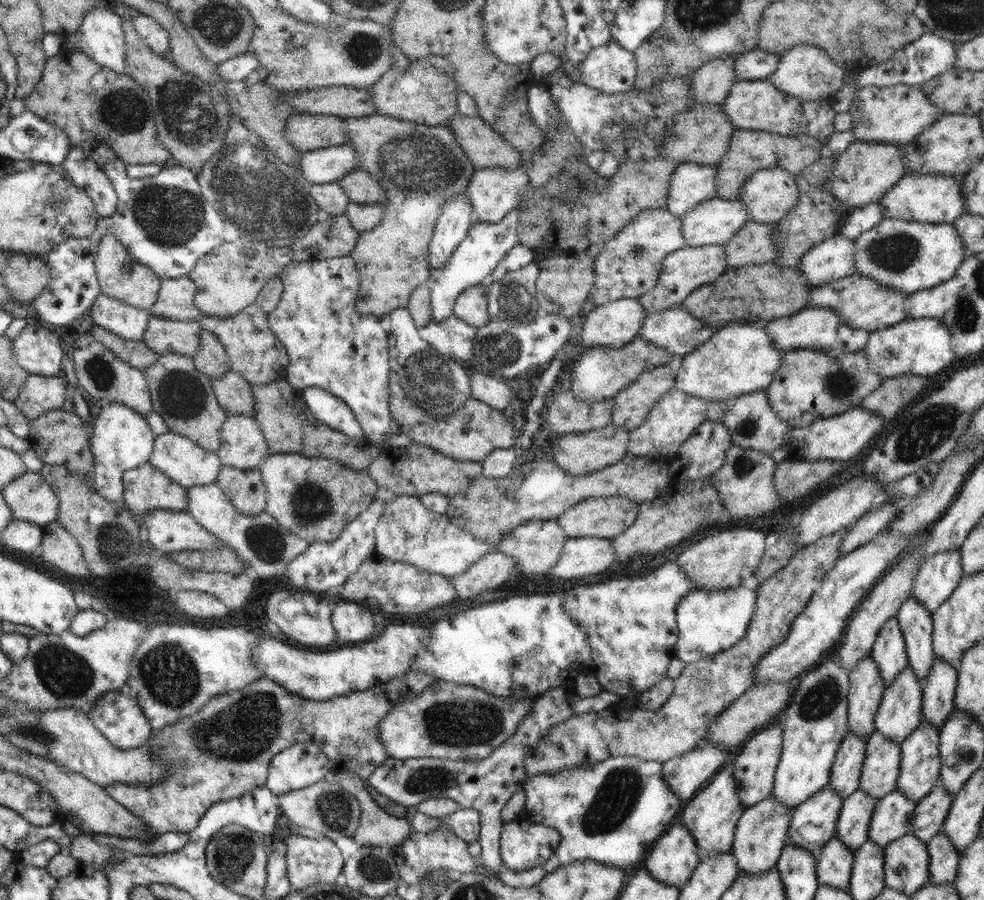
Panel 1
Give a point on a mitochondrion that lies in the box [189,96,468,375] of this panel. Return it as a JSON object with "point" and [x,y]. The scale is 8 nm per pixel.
{"point":[254,188]}

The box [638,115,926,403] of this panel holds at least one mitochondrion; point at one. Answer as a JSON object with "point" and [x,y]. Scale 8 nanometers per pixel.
{"point":[893,253]}

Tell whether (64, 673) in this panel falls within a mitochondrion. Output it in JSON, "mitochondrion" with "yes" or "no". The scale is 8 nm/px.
{"mitochondrion":"yes"}

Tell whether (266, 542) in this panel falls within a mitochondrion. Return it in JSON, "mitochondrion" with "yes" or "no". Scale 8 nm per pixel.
{"mitochondrion":"yes"}

